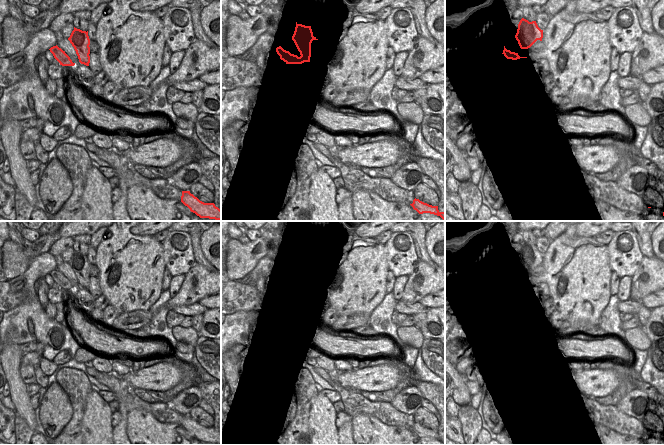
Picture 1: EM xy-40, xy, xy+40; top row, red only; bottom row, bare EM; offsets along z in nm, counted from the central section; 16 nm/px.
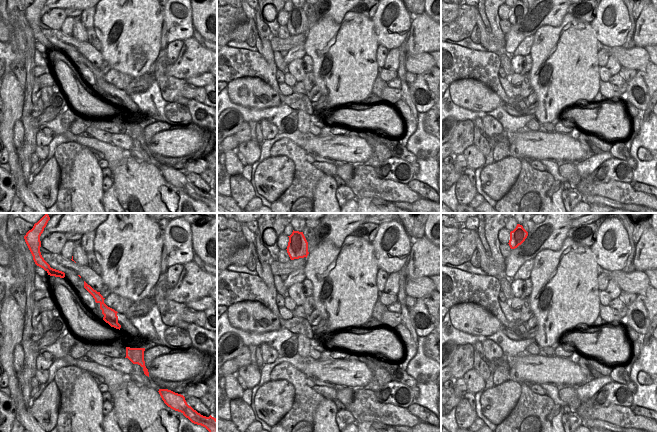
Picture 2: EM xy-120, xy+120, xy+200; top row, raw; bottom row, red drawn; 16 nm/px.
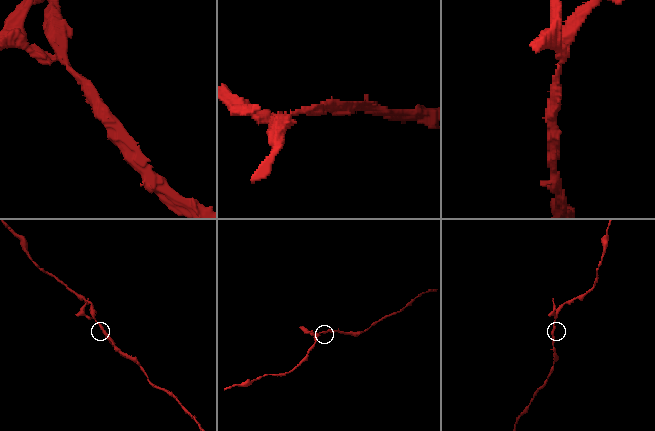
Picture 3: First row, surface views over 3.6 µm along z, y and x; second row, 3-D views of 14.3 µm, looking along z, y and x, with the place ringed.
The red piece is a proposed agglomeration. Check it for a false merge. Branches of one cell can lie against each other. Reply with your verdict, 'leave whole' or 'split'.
split

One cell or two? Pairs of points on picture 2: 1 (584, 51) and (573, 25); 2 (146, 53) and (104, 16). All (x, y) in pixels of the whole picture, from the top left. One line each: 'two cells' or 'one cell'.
1: one cell
2: one cell

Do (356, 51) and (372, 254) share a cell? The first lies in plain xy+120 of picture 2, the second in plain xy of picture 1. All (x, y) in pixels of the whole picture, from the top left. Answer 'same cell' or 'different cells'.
same cell

